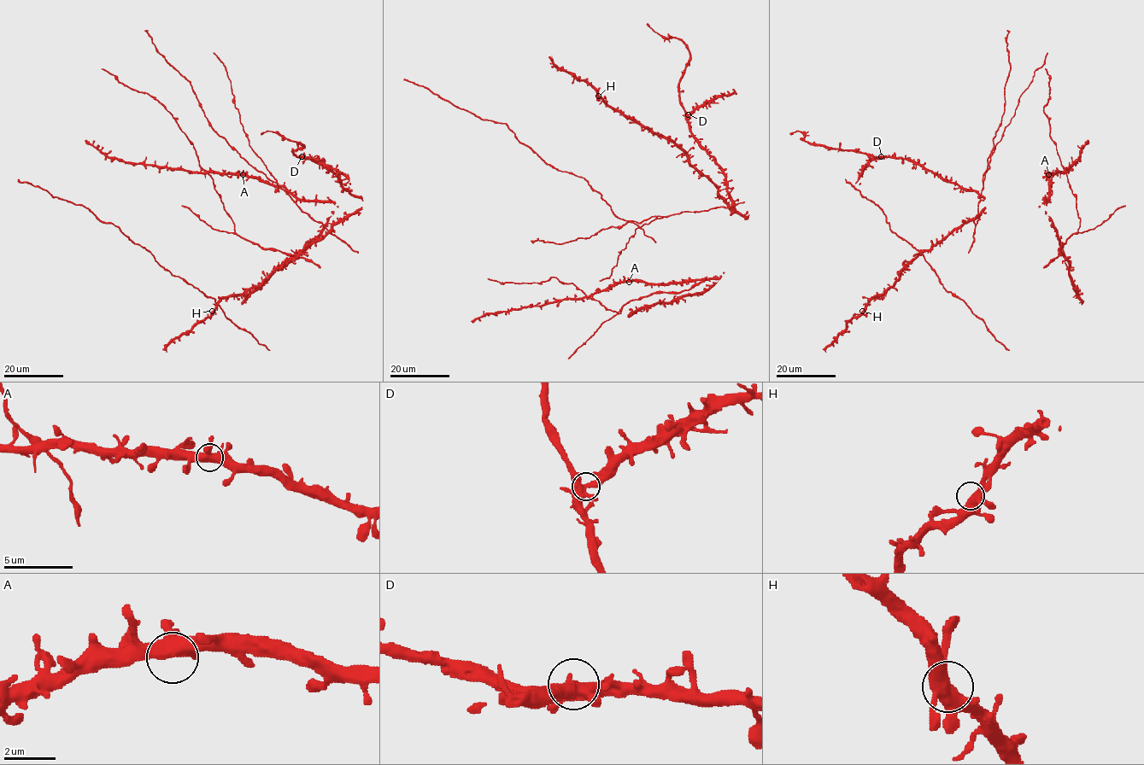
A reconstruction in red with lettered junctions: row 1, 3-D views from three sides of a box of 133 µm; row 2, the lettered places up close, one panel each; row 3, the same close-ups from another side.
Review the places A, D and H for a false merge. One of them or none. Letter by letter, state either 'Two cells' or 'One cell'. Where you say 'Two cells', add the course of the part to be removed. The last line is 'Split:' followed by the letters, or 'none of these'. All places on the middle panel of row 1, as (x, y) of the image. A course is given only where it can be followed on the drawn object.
A: One cell
D: Two cells. Course of the part to remove: (688, 114), (714, 98), (736, 92)
H: One cell
Split: D

